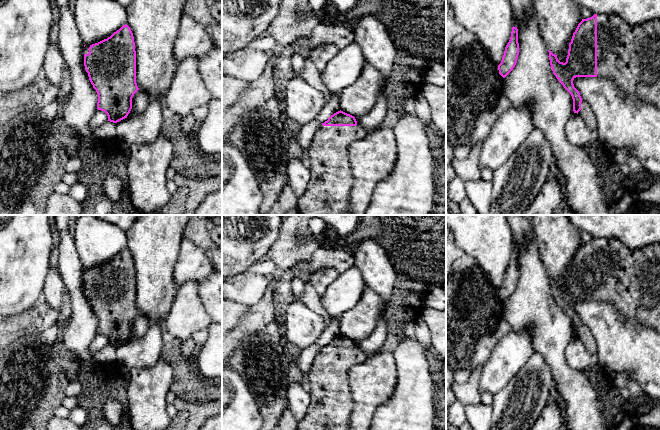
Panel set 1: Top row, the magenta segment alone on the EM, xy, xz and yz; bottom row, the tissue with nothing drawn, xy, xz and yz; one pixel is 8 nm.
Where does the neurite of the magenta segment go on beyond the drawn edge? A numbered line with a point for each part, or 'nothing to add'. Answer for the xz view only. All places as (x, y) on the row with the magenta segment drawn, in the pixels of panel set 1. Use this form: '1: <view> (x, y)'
1: xz (328, 192)

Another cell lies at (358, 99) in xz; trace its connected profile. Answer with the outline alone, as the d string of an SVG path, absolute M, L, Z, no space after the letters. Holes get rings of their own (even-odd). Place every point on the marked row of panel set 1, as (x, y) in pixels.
M367 63L357 81L340 93L340 110L354 117L369 113L384 87L381 73Z

